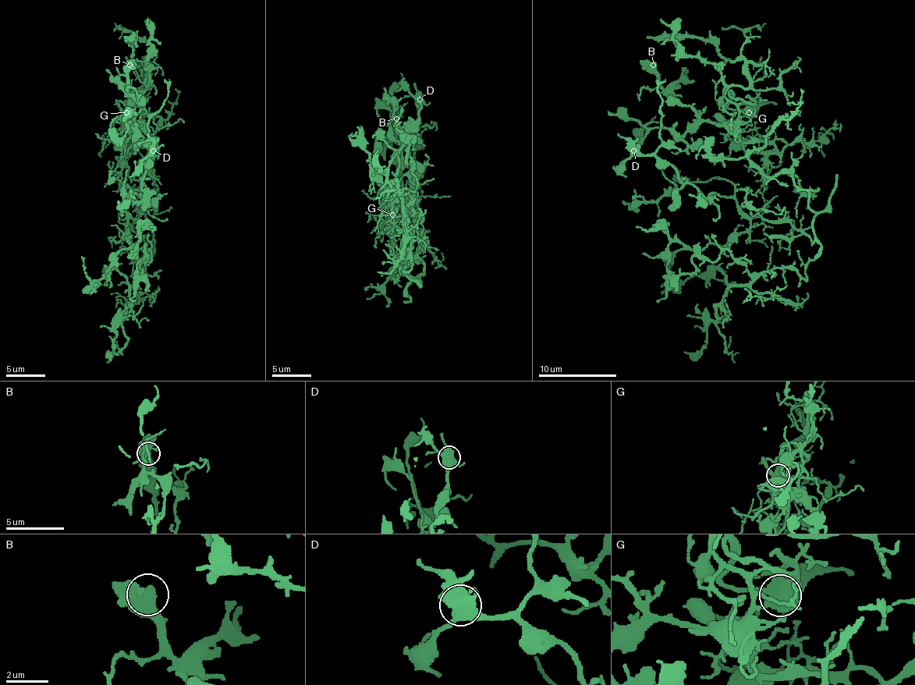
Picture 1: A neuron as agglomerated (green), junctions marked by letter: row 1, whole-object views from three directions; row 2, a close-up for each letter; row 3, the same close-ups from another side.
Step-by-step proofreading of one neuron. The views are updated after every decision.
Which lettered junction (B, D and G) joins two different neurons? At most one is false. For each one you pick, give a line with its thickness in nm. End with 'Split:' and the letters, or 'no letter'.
Split: no letter

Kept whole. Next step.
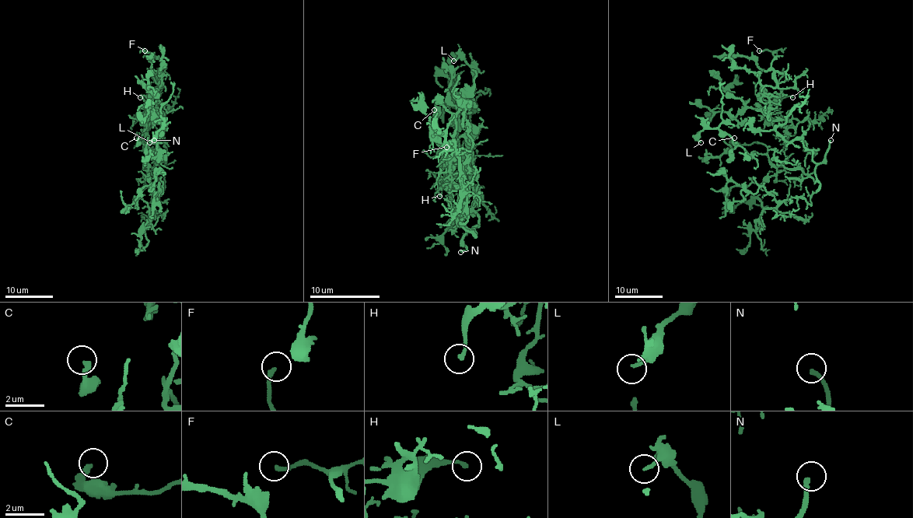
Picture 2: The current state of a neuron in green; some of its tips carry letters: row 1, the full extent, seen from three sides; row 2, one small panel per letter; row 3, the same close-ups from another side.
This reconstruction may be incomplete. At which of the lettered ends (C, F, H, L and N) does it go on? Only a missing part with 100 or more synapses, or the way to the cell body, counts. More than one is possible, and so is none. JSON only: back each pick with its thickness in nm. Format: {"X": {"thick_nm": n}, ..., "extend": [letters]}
{"N": {"thick_nm": 240}, "extend": ["N"]}

